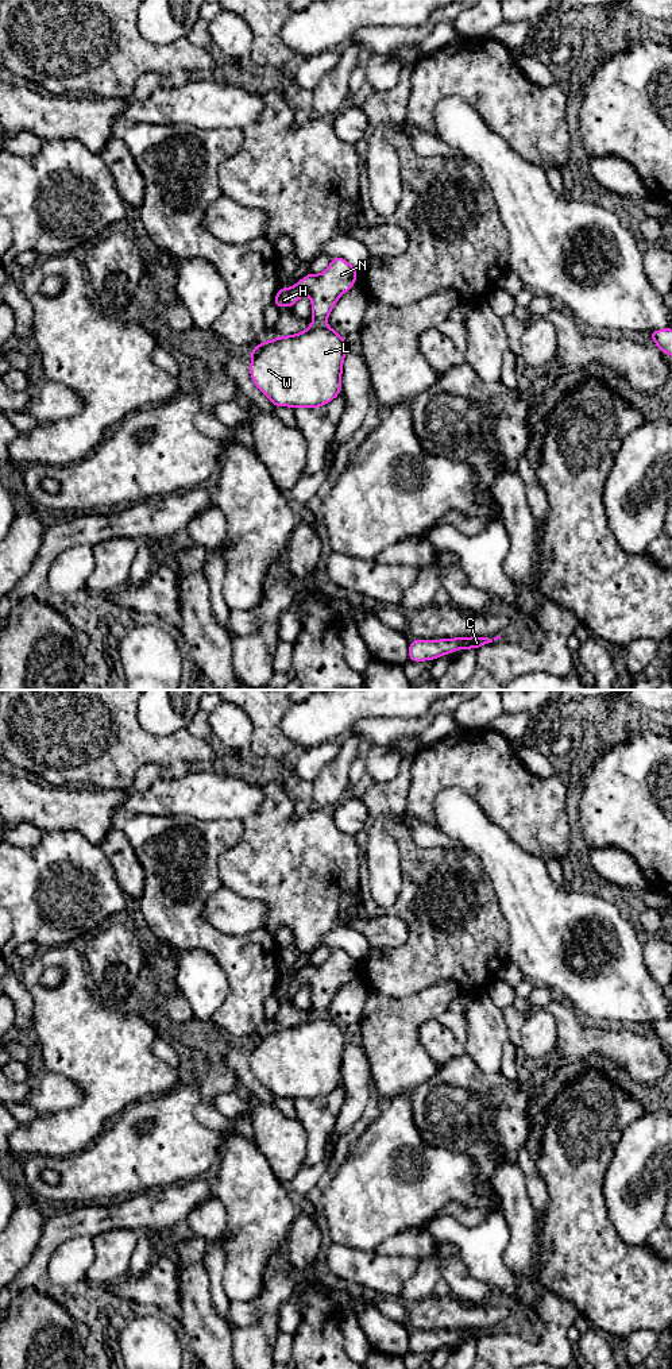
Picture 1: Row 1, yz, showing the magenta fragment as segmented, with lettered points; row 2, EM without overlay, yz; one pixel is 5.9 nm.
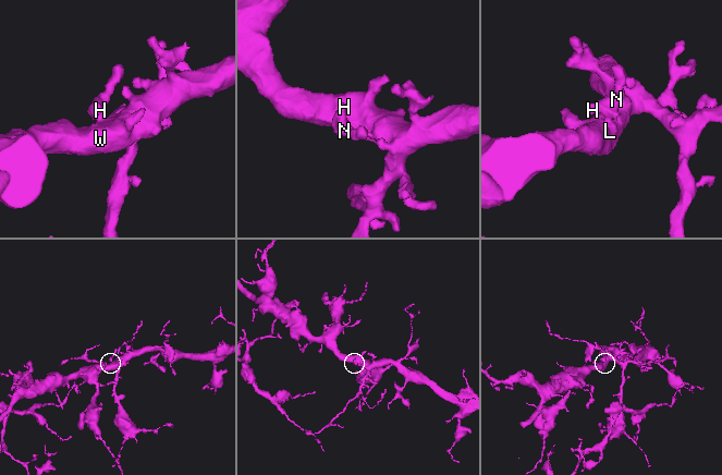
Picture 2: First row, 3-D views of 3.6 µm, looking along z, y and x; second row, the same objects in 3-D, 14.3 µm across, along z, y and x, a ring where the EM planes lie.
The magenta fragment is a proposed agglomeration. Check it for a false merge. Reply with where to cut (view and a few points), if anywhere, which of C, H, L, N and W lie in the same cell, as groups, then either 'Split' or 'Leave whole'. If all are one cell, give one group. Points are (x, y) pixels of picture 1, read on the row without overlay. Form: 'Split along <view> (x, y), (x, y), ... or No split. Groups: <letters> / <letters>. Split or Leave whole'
Split along yz (315, 1013), (324, 1015). Groups: C L W / H N. Split

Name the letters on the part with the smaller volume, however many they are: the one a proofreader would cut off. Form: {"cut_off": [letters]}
{"cut_off": ["H", "N"]}

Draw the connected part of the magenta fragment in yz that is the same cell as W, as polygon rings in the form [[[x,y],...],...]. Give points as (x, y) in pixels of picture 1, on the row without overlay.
[[[310,1014],[309,1019],[300,1025],[262,1033],[250,1044],[251,1069],[275,1098],[318,1099],[329,1095],[340,1084],[347,1040],[344,1029],[327,1015]]]

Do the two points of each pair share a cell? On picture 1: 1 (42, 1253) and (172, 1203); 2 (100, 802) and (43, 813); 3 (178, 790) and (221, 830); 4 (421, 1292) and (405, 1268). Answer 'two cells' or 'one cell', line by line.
1: one cell
2: one cell
3: two cells
4: two cells

